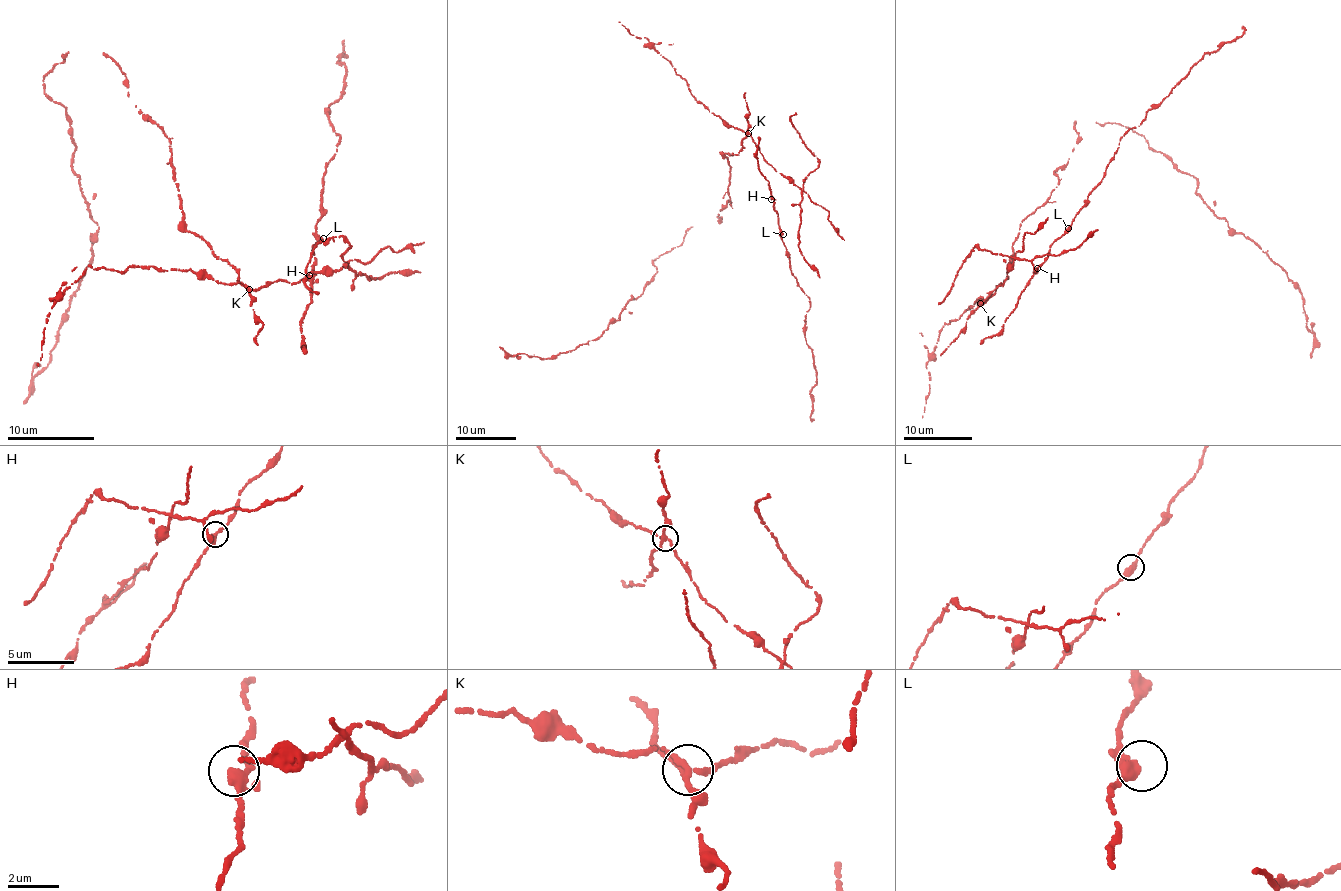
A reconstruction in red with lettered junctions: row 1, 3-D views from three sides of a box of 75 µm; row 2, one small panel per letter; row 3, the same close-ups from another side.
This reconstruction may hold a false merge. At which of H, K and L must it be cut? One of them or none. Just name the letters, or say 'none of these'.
K

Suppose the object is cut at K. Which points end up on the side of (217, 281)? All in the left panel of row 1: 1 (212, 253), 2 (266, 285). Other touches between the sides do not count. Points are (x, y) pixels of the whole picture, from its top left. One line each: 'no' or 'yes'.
1: no
2: yes

